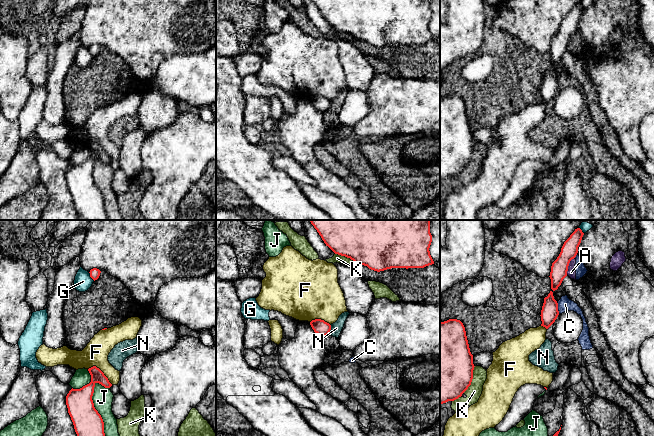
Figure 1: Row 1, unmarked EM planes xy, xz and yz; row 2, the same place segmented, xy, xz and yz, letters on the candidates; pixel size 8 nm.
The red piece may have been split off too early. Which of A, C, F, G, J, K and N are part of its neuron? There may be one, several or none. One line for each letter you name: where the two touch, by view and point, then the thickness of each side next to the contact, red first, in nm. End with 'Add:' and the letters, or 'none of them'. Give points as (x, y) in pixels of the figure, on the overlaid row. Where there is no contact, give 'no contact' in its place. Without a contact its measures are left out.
Add: none of them

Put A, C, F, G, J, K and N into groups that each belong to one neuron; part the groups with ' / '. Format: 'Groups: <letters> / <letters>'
Groups: A C N / F / G / J / K

